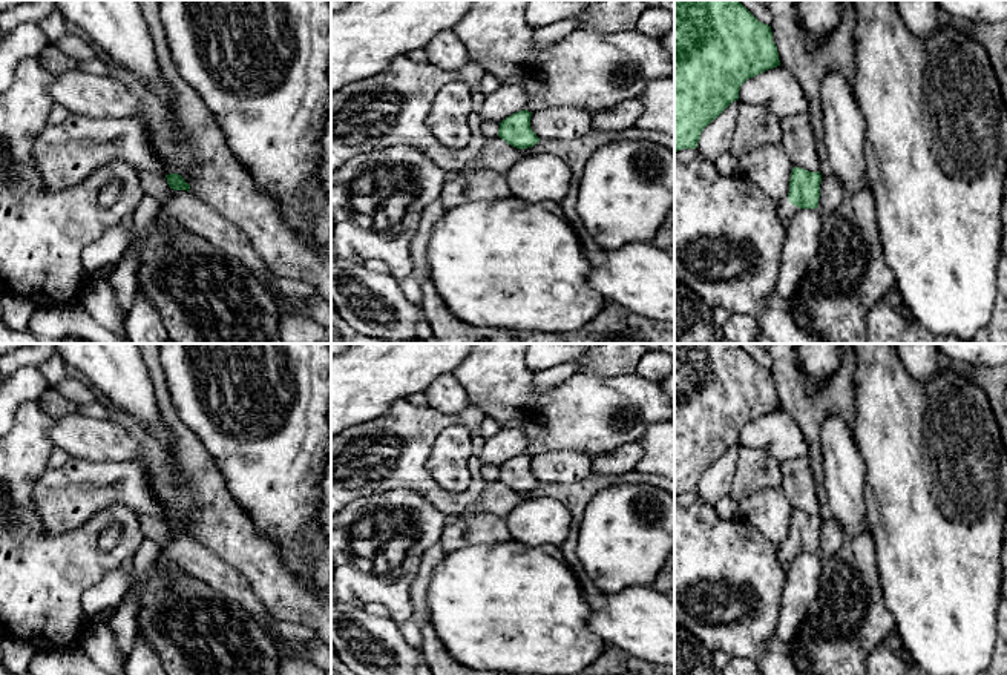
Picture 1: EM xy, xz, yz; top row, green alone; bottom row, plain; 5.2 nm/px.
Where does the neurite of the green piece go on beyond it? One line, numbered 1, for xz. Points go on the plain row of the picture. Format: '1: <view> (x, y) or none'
1: none

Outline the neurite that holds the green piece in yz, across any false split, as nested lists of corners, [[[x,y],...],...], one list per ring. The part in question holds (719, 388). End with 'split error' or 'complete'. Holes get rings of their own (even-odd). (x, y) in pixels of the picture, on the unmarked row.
[[[674,344],[674,494],[696,492],[702,474],[739,443],[740,430],[777,410],[771,370],[759,365],[739,344]]] | complete

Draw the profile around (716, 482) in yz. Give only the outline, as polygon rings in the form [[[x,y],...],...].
[[[739,443],[733,445],[716,463],[713,463],[700,477],[697,499],[714,506],[722,497],[730,496],[733,488]]]

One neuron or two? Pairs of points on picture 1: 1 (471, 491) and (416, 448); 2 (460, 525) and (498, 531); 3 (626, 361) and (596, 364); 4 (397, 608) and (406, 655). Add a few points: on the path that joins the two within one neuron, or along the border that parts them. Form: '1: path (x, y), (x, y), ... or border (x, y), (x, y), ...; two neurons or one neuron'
1: path (451, 499), (440, 499), (416, 474), (416, 468); one neuron
2: path (469, 528), (489, 528); one neuron
3: path (618, 361), (604, 361); one neuron
4: border (387, 615), (397, 625); two neurons

